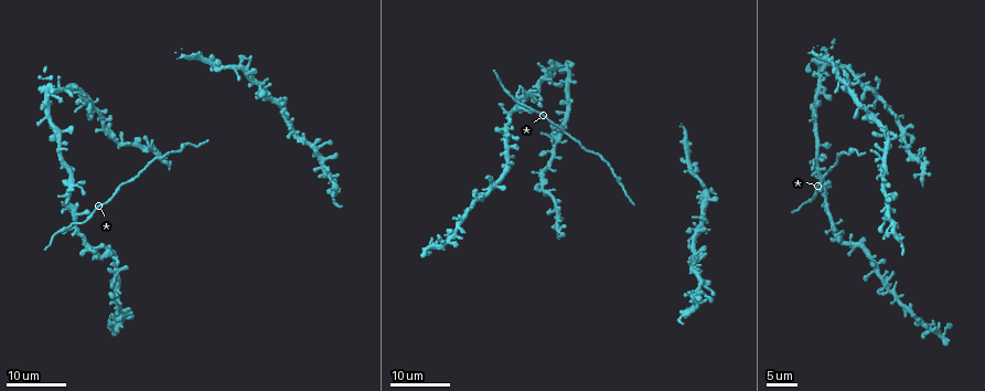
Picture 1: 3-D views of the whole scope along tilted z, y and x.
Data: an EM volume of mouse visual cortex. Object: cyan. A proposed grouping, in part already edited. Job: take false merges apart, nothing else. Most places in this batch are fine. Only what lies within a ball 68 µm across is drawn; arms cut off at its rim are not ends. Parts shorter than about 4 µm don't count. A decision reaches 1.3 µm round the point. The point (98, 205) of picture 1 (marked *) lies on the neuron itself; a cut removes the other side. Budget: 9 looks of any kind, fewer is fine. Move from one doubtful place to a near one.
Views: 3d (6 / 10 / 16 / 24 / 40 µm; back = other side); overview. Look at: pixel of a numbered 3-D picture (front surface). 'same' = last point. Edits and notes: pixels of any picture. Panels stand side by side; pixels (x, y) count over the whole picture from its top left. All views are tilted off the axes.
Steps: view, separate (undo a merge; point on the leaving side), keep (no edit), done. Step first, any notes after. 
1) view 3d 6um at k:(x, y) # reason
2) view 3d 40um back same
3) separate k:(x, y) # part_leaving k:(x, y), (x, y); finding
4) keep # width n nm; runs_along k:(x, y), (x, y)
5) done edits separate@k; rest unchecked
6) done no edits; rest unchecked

view 3d 16um at 1:(922, 175) # four-way junction

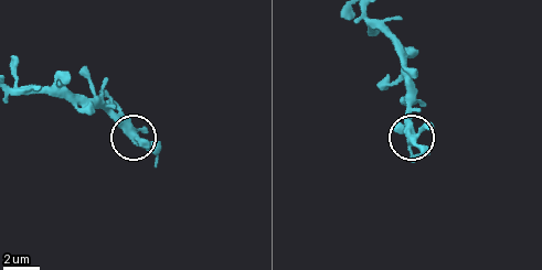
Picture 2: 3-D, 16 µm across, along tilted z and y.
view 3d 10um at 2:(412, 138)

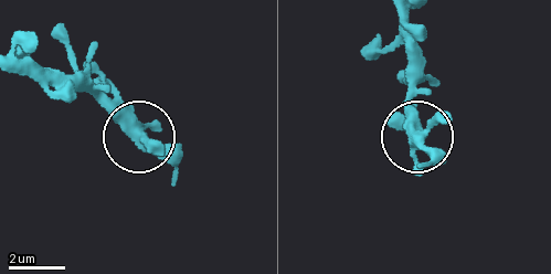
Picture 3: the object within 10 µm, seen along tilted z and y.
keep # width 360 nm; runs_along 3:(399, 16), (417, 133); continuous, no second neuron

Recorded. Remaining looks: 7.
view 3d 24um at 1:(543, 187) # thin neck

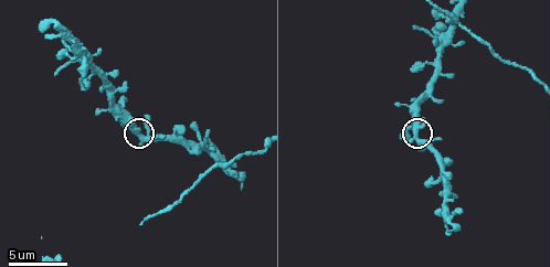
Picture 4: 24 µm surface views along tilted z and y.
view 3d 6um at 4:(417, 134)

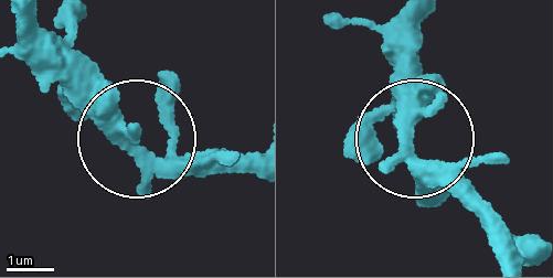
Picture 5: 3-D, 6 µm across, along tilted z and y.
keep # all the same neuron

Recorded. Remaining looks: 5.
view 3d 24um at 1:(428, 247) # three-way junction

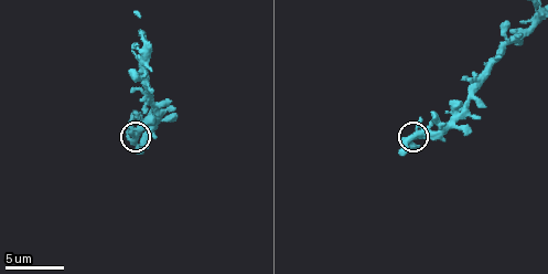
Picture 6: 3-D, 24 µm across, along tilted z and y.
view 3d 6um at 6:(409, 137) # zoom in

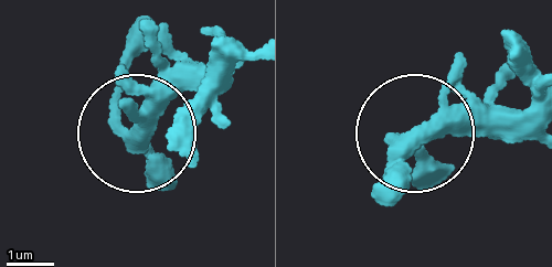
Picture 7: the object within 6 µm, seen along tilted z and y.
keep # width 340 nm; runs_along 7:(213, 62), (131, 131), (119, 119), (133, 44); one neuron here

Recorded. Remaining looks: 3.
view 3d 16um at 1:(534, 110)

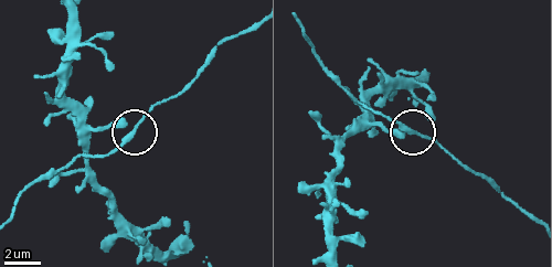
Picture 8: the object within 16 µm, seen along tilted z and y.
view 3d 6um at 8:(134, 134) # closer look

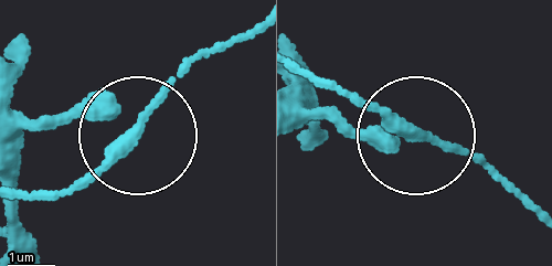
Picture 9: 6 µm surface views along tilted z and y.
keep # arms 3; runs_along 9:(190, 59), (139, 136), (44, 197); continuous, no second neuron

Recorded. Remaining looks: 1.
done no edits; rest unchecked

